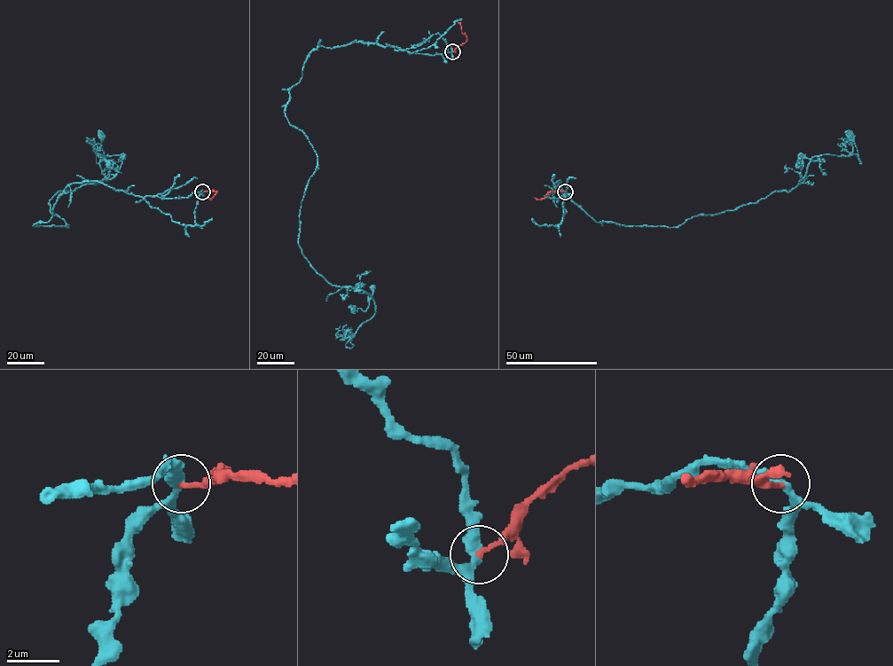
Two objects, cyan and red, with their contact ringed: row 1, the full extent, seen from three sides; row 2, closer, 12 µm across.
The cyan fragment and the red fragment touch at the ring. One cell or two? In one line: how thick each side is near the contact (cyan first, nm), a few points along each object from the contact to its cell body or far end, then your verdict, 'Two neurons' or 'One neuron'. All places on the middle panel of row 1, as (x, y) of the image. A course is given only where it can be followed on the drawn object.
Thickness 360 nm (cyan) against 200 nm. Course of cyan: (452, 51), (438, 34), (318, 46), (289, 90), (317, 157), (298, 245), (375, 305), (351, 337). Course of red: (452, 51), (466, 41), (458, 21). Two neurons

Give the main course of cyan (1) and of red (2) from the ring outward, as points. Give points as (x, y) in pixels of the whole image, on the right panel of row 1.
1: (565, 191), (546, 197), (560, 181), (596, 222), (679, 226), (789, 191), (814, 157), (861, 163), (850, 135)
2: (565, 191), (550, 191), (545, 198), (534, 197)

